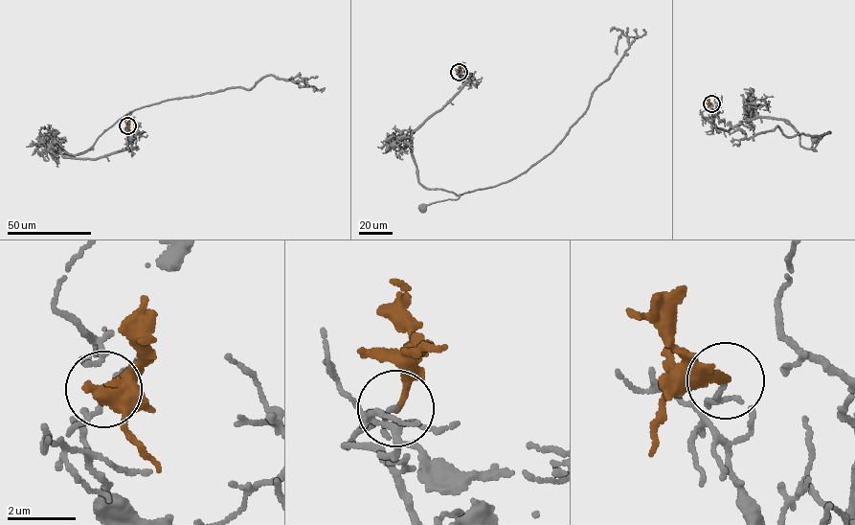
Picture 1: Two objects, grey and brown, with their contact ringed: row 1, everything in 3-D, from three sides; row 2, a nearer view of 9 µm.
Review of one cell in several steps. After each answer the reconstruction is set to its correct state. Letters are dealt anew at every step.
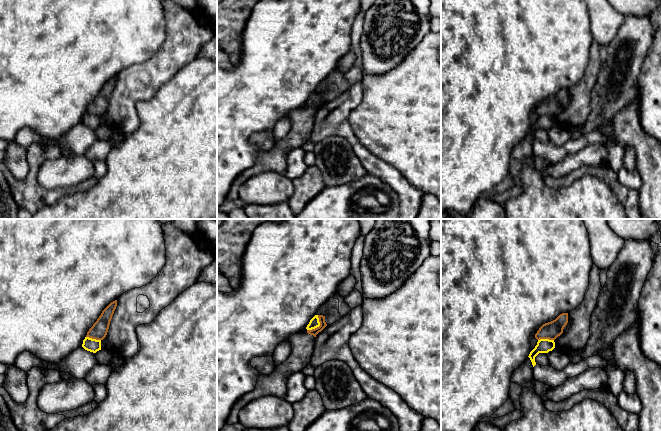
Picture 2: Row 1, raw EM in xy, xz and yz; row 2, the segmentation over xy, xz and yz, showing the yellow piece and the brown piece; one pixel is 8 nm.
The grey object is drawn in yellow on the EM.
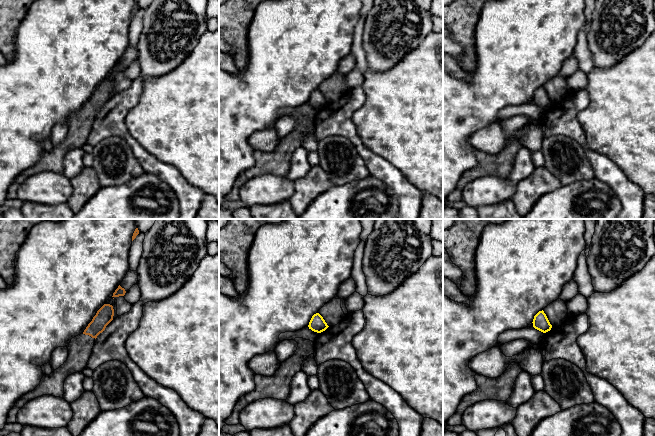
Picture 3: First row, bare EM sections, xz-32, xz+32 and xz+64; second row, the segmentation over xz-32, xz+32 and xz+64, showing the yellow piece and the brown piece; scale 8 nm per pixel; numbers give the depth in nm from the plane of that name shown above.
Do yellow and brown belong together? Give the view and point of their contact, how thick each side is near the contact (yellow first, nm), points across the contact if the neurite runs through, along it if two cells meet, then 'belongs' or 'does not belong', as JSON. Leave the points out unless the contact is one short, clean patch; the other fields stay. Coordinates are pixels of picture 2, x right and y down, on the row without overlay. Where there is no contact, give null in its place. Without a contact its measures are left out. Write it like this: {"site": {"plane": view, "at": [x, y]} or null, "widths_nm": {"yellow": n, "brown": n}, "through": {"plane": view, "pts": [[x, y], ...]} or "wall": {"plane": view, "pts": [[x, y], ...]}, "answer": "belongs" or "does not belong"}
{"site": {"plane": "xz", "at": [318, 102]}, "widths_nm": {"yellow": 80, "brown": 60}, "wall": {"plane": "xz", "pts": [[318, 91], [319, 101], [307, 106]]}, "answer": "does not belong"}

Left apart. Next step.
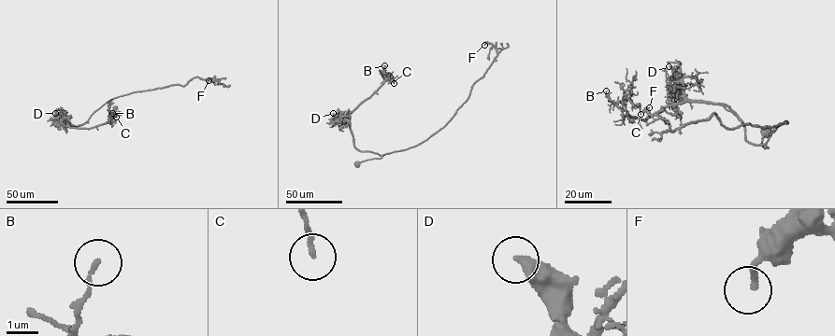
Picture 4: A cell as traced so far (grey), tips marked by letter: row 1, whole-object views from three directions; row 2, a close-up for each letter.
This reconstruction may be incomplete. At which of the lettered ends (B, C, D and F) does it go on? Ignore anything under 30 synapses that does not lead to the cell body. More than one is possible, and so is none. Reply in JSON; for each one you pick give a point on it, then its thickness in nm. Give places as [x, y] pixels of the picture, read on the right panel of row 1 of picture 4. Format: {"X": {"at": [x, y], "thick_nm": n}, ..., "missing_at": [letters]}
{"missing_at": []}

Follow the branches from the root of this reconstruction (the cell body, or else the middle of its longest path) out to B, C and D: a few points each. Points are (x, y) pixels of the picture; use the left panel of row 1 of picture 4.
B: (64, 124), (88, 122), (74, 126), (67, 118), (70, 127), (89, 128), (111, 121), (112, 113)
C: (64, 124), (88, 122), (74, 126), (67, 118), (70, 127), (89, 128), (111, 121), (115, 111), (116, 117)
D: (64, 124), (77, 126), (88, 122), (73, 125), (66, 120), (67, 118), (67, 120), (64, 116), (55, 113)

